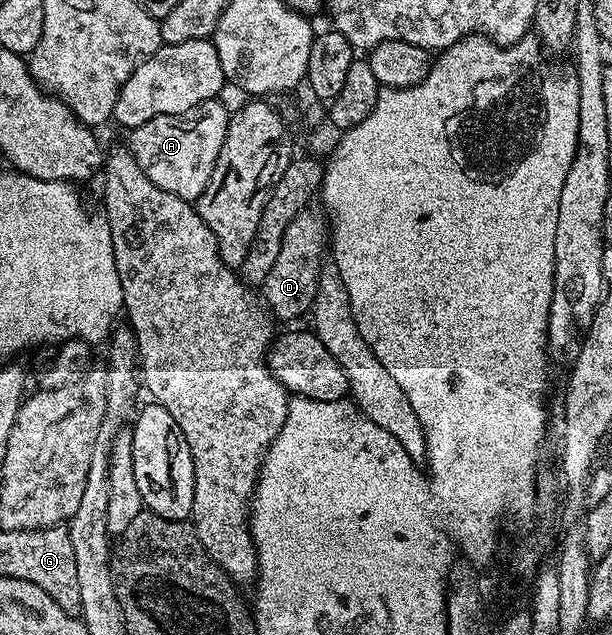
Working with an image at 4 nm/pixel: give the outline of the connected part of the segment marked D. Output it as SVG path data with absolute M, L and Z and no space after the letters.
M313 208L302 210L301 214L291 220L283 236L279 256L275 256L275 264L271 267L271 272L267 272L263 287L264 305L274 319L297 318L300 314L308 315L313 309L317 281L323 269L321 257L327 254L327 218L324 213L321 214L316 214Z

